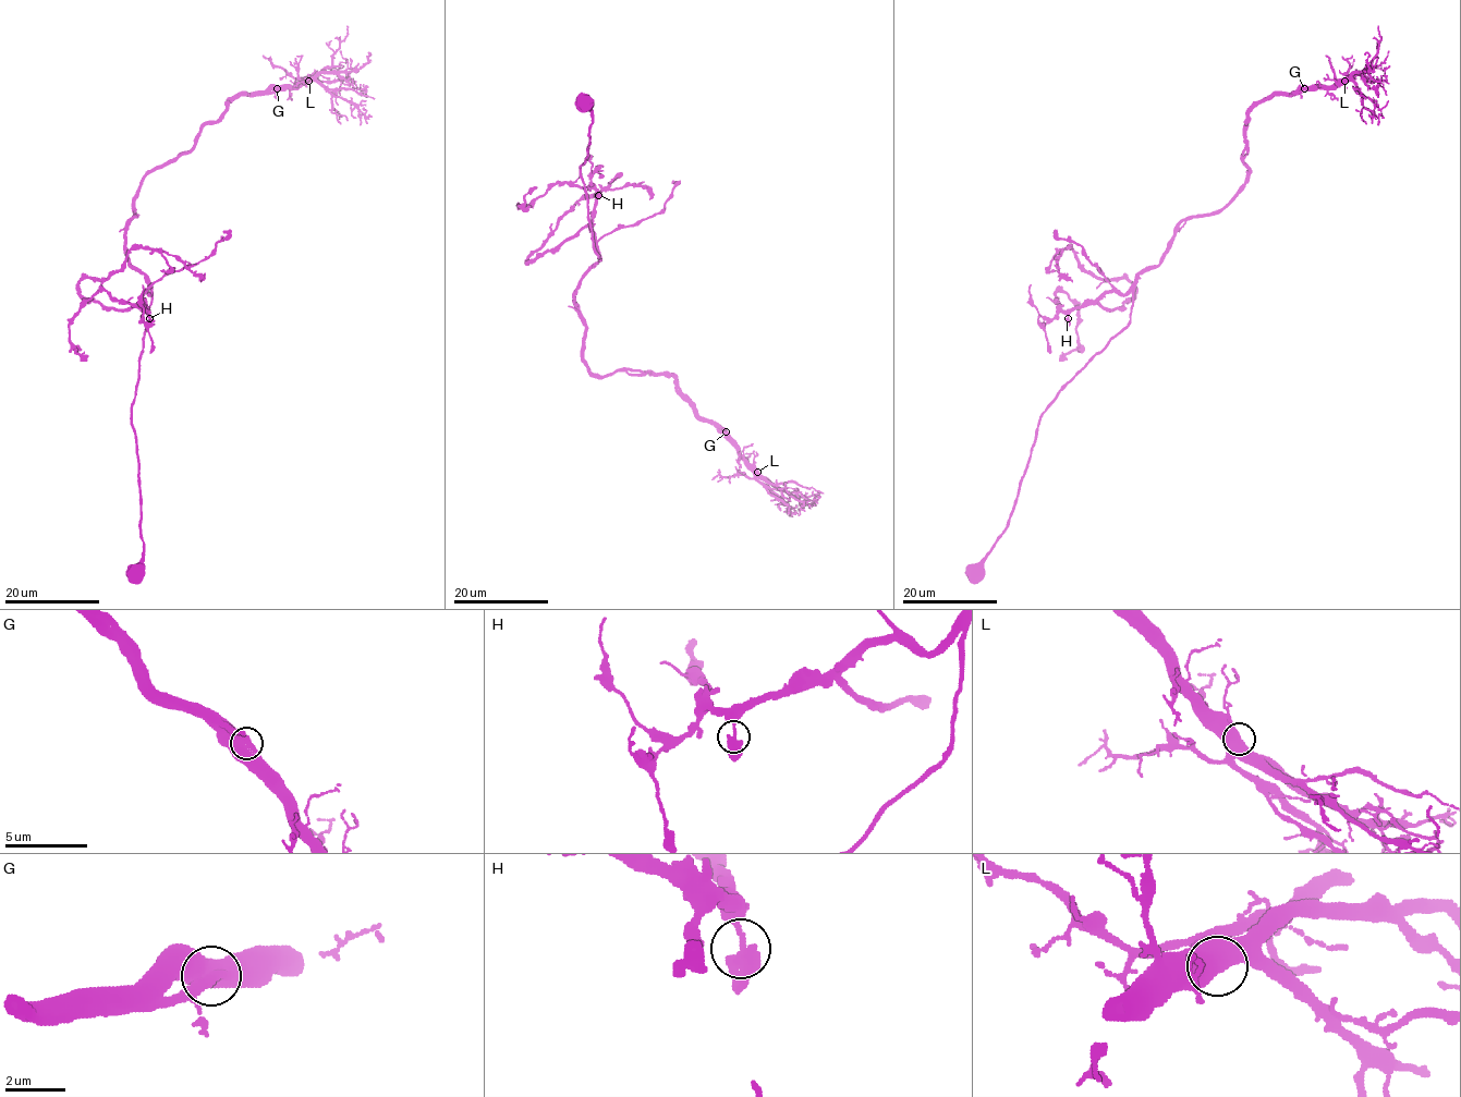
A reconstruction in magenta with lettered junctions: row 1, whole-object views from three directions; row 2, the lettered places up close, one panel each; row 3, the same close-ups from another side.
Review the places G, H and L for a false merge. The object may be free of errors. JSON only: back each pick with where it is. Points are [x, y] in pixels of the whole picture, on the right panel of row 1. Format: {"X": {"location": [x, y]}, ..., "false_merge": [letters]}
{"false_merge": []}

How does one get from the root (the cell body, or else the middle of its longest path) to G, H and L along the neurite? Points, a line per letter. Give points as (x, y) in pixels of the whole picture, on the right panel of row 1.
G: (973, 574), (1046, 406), (1128, 325), (1135, 278), (1173, 229), (1244, 182), (1248, 112), (1304, 89)
H: (973, 574), (1007, 526), (1039, 417), (1128, 325), (1132, 294), (1105, 291), (1075, 306), (1068, 319)
L: (973, 574), (1039, 417), (1128, 325), (1135, 278), (1244, 182), (1248, 112), (1344, 81)

